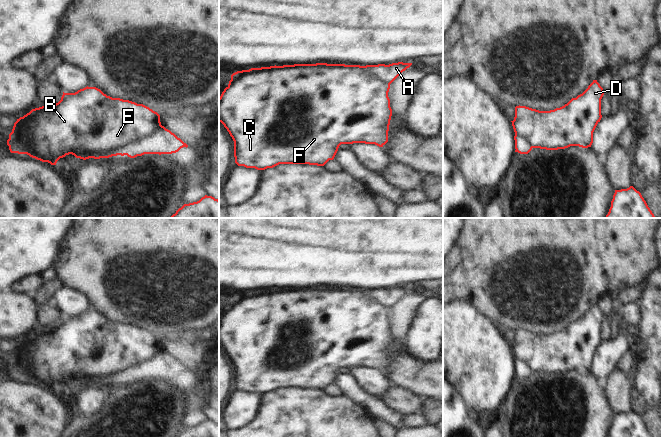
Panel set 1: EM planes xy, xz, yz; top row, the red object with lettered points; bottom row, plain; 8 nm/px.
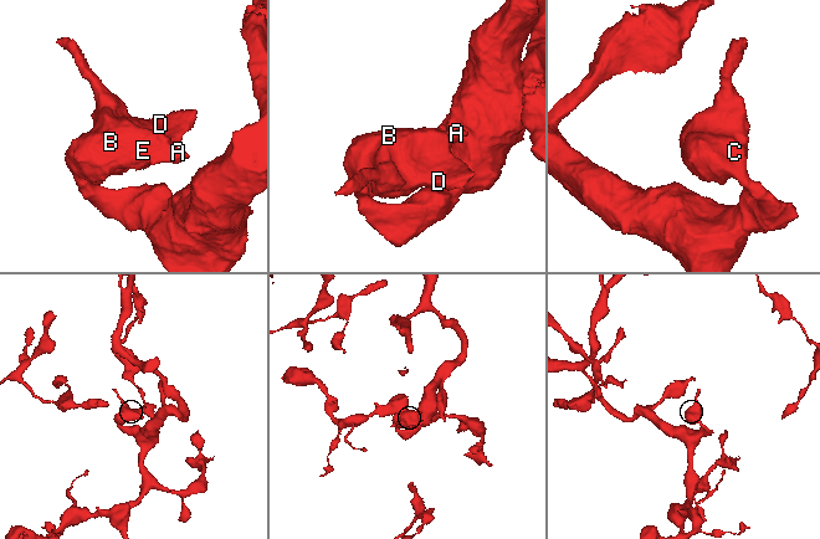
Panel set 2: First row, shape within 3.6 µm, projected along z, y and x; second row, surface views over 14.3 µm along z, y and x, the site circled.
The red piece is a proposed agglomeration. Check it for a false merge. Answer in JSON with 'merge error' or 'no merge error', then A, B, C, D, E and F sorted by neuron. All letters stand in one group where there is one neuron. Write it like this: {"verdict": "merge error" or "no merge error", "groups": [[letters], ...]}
{"verdict": "merge error", "groups": [["A"], ["B", "C", "D", "E", "F"]]}

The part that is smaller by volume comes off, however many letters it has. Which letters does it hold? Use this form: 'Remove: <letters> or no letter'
Remove: A

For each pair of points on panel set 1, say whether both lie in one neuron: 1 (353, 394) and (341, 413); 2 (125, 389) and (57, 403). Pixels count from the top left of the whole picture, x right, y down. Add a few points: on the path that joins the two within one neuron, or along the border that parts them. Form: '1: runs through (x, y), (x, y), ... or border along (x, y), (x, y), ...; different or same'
1: border along (342, 394), (362, 405), (369, 412); different
2: border along (71, 405), (71, 414), (65, 426); different

